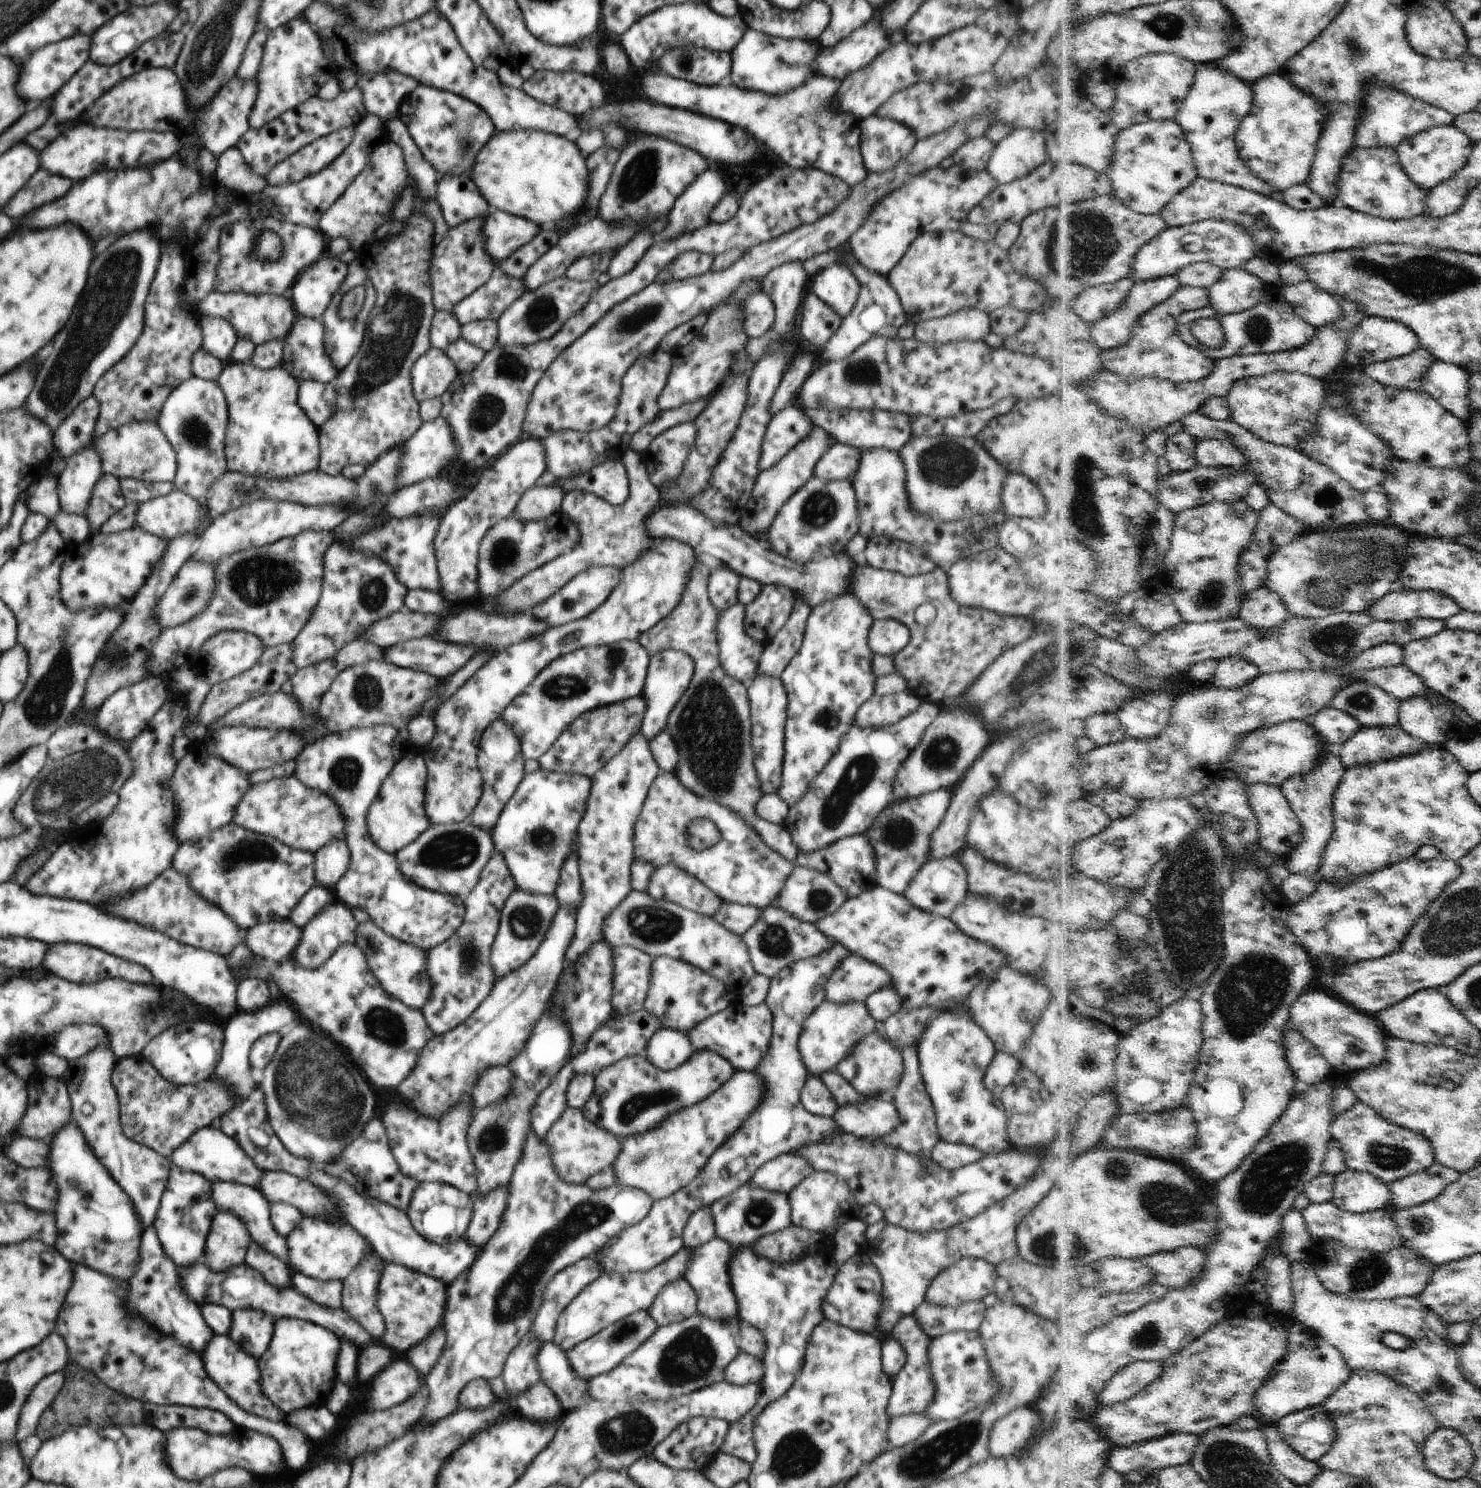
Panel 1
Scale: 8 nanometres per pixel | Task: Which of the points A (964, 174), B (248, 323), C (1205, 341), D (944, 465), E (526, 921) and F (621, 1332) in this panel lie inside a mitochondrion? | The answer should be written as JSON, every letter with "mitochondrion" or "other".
{"A":"other","B":"other","C":"other","D":"mitochondrion","E":"mitochondrion","F":"mitochondrion"}

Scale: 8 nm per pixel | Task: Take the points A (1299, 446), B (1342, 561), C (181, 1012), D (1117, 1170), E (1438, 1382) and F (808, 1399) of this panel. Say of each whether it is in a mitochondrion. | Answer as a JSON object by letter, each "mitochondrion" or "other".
{"A":"other","B":"mitochondrion","C":"other","D":"mitochondrion","E":"mitochondrion","F":"other"}

